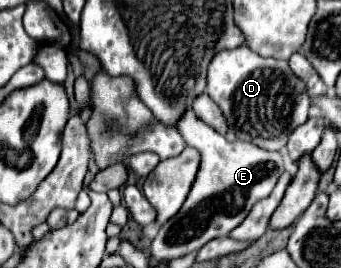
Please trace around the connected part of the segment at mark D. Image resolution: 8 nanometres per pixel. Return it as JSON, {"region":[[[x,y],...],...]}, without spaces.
{"region":[[[247,46],[223,50],[213,56],[207,72],[207,94],[223,110],[229,128],[239,140],[251,142],[265,150],[279,150],[287,144],[289,134],[303,124],[309,114],[309,94],[283,60],[261,58]]]}

